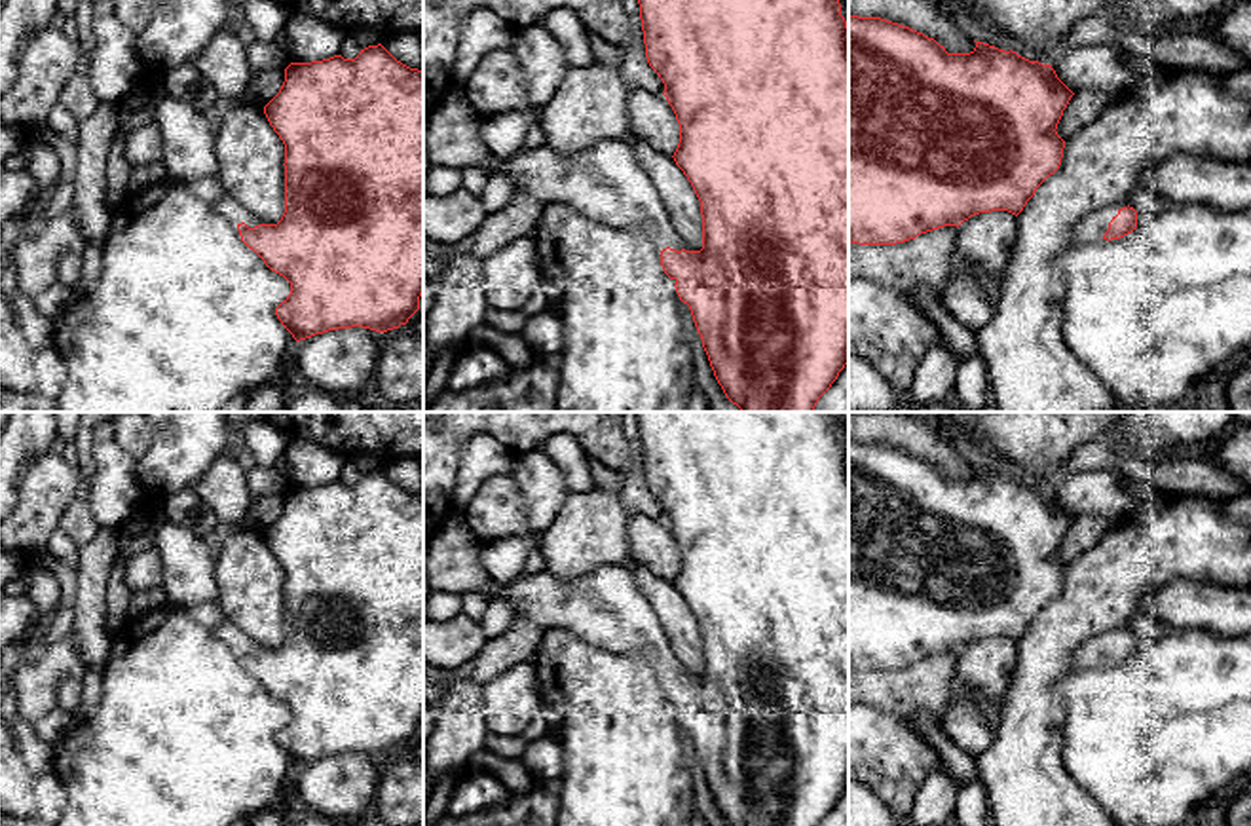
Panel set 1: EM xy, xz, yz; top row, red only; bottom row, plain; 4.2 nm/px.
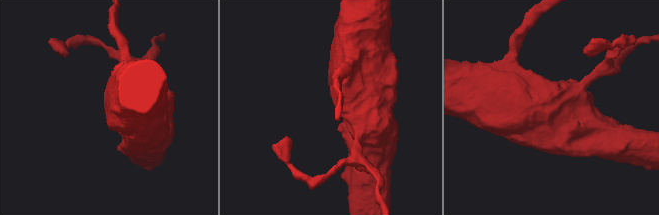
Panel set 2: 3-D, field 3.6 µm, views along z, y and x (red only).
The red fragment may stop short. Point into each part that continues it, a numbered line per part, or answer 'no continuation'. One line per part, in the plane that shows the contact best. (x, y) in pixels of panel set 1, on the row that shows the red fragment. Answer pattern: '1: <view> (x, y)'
1: yz (1090, 228)

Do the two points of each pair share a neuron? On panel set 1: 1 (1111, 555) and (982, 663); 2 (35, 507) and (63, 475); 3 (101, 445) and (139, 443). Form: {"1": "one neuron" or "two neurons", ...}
{"1": "two neurons", "2": "one neuron", "3": "two neurons"}

